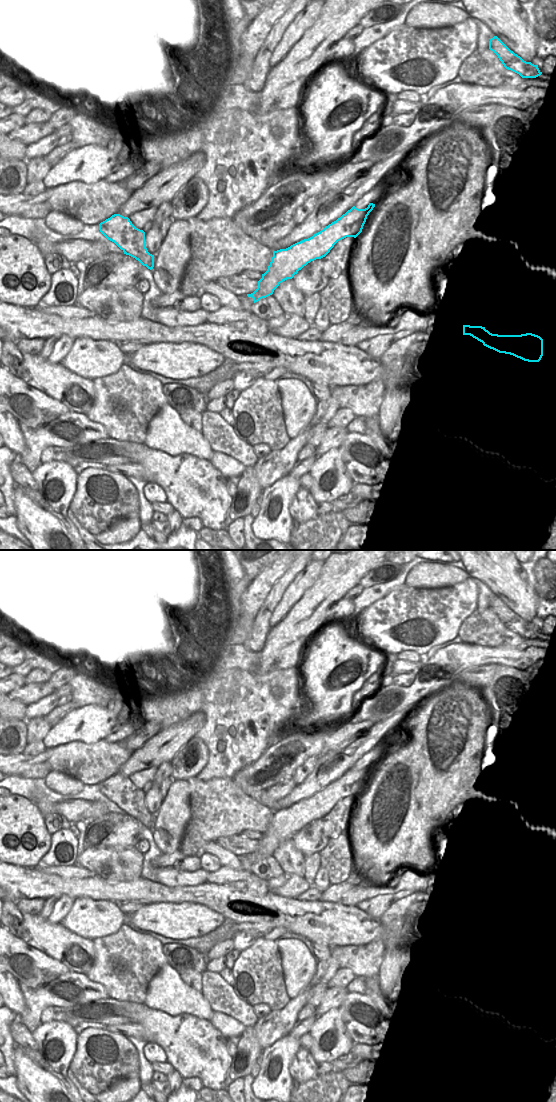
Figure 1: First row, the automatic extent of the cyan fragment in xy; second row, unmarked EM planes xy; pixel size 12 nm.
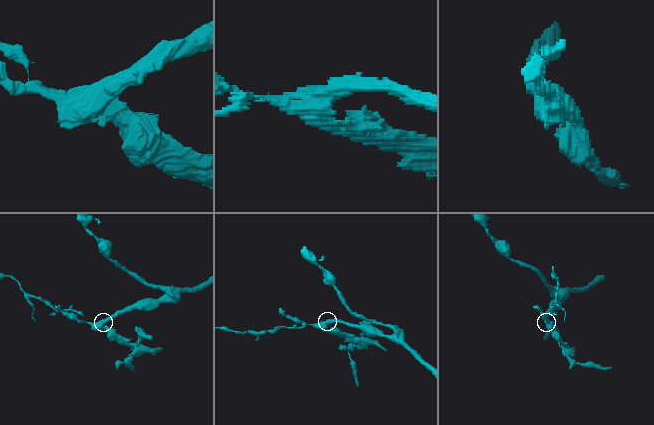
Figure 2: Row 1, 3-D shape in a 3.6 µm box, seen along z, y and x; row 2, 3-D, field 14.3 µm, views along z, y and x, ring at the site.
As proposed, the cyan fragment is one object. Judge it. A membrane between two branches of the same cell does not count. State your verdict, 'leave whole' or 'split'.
split

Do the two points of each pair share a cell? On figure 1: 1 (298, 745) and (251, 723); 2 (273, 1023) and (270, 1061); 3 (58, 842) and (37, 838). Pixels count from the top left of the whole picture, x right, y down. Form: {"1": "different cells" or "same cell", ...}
{"1": "different cells", "2": "different cells", "3": "different cells"}

